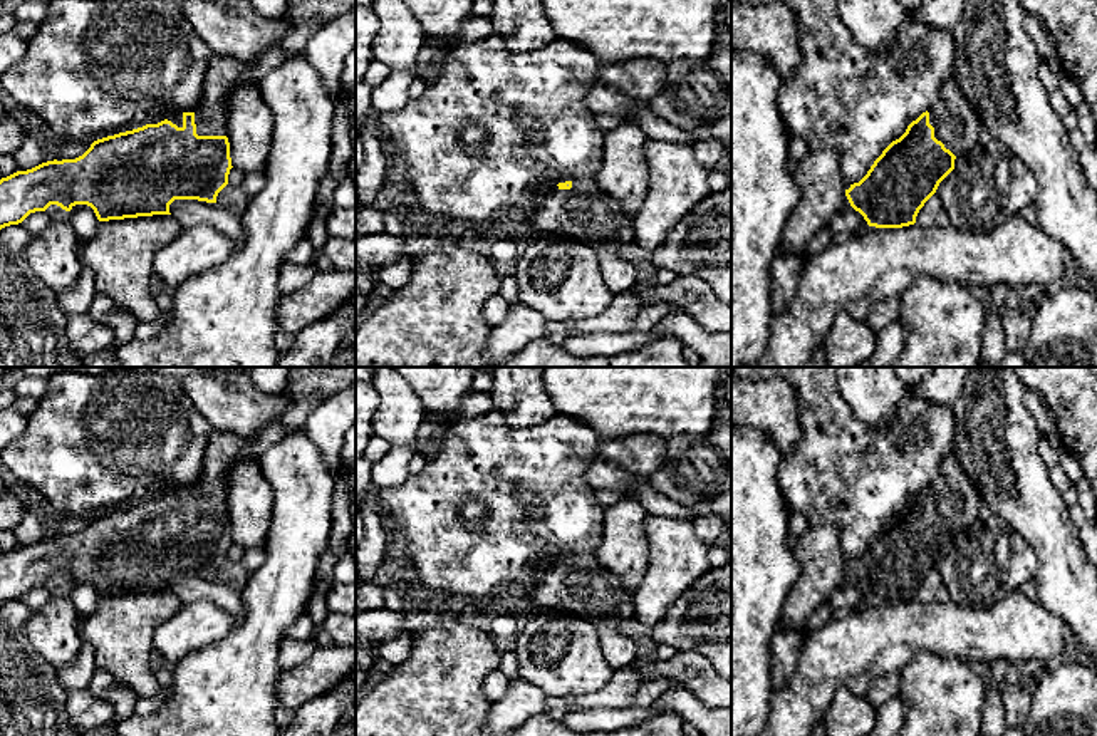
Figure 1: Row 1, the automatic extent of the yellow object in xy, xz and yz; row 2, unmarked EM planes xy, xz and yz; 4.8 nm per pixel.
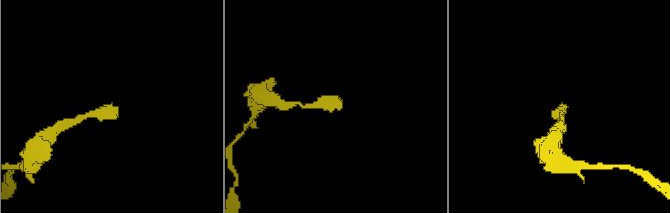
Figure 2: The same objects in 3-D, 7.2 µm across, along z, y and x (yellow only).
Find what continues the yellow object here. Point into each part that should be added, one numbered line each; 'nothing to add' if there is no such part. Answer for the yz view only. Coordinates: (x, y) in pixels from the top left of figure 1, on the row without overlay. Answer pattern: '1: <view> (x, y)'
1: yz (956, 500)

